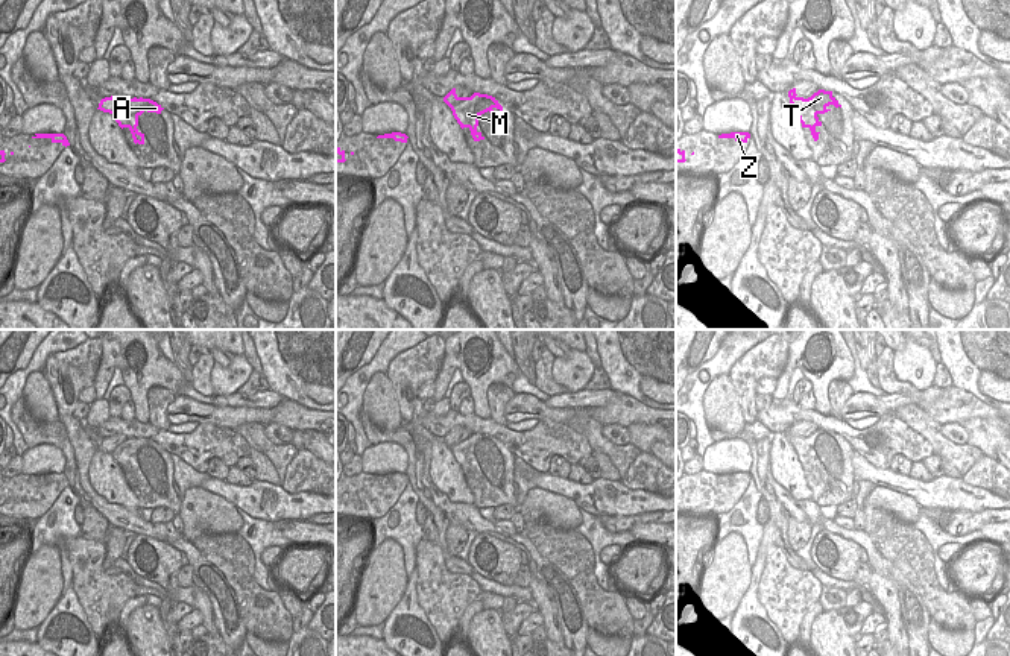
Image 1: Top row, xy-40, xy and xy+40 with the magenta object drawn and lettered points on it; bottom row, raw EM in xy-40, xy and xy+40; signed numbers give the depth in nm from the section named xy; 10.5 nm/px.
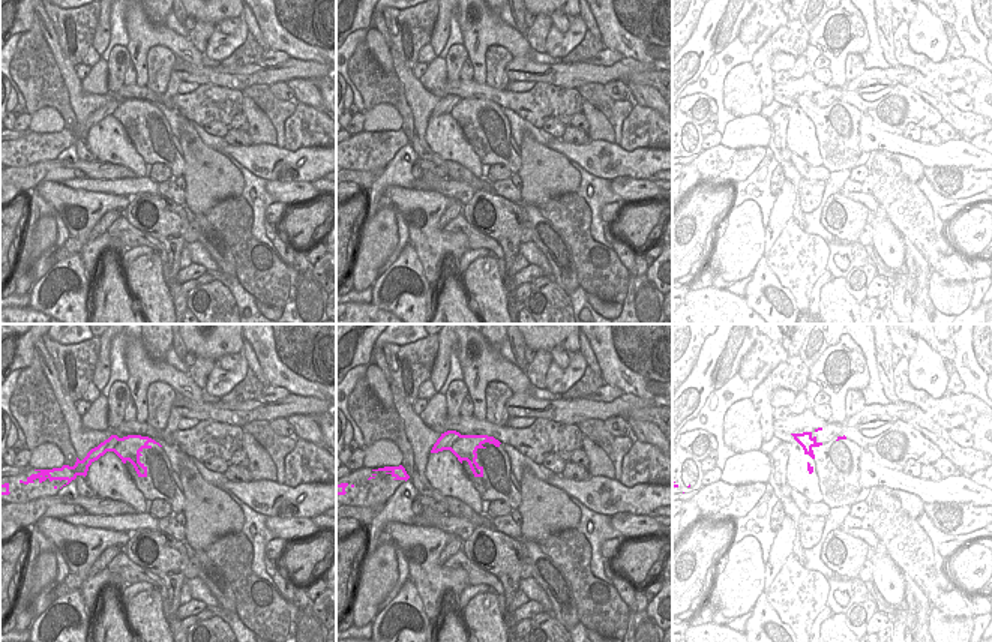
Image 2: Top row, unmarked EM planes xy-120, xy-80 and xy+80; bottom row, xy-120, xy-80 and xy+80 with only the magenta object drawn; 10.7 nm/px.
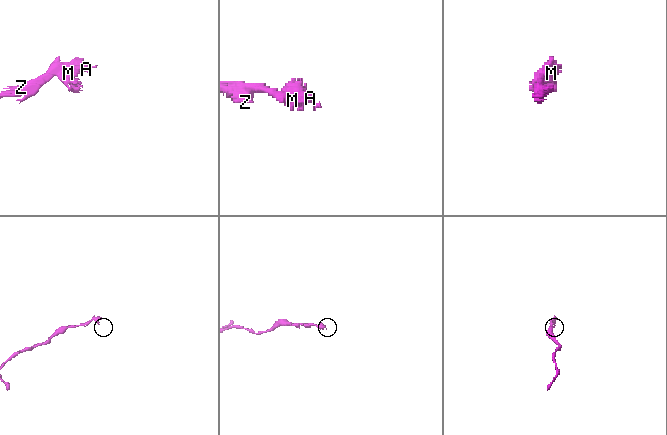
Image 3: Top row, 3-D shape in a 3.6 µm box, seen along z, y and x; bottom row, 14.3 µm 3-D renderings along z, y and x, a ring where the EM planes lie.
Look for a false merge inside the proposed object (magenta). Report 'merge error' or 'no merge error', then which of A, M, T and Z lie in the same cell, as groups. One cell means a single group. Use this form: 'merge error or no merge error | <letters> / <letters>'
merge error | A M T / Z

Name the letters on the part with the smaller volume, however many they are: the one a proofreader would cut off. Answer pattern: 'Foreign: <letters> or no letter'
Foreign: A, M, T

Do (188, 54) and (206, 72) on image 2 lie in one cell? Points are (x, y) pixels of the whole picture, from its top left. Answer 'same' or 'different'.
different

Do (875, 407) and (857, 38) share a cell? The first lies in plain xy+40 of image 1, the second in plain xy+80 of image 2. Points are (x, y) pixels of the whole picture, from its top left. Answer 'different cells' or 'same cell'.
different cells

